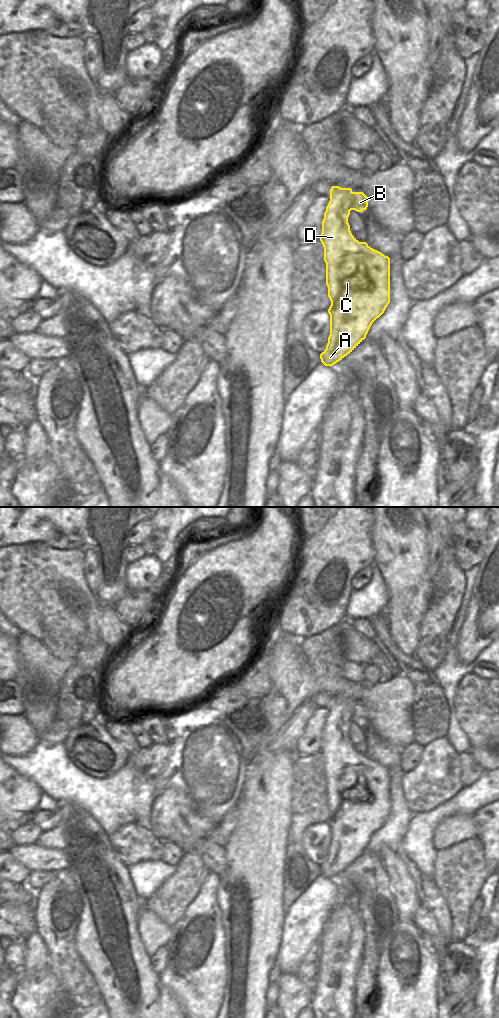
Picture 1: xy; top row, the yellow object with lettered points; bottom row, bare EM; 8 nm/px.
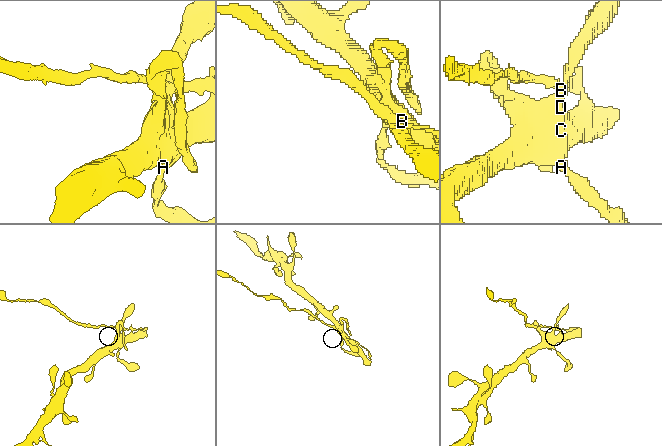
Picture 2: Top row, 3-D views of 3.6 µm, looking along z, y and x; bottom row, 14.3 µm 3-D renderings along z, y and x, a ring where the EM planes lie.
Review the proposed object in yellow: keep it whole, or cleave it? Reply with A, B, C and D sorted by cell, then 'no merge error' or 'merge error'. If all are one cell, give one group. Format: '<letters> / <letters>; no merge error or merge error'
A C D / B; merge error

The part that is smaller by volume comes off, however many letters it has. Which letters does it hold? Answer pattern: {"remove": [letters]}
{"remove": ["B"]}

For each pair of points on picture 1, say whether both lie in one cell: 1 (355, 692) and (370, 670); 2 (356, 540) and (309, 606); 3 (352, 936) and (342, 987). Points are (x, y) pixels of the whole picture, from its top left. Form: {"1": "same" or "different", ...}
{"1": "different", "2": "same", "3": "same"}

